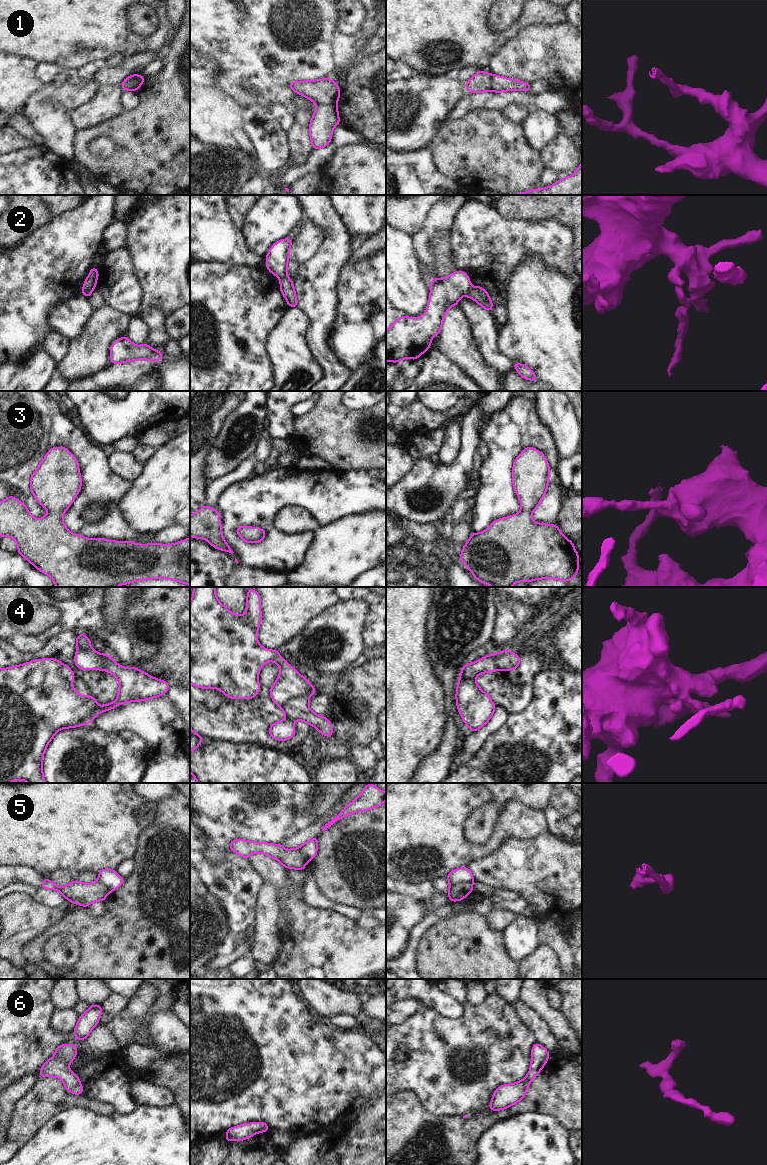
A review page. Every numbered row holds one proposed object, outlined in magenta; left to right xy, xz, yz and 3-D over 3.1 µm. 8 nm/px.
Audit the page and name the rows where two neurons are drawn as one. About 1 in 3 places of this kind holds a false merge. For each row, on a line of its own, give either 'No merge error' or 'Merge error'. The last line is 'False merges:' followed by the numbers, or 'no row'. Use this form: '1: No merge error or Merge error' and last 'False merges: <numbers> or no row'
1: Merge error
2: Merge error
3: No merge error
4: Merge error
5: Merge error
6: No merge error
False merges: 1, 2, 4, 5

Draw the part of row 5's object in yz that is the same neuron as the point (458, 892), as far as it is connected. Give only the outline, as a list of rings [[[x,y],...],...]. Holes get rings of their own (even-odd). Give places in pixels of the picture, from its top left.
[[[463,882],[452,887],[451,891],[448,894],[450,902],[461,901],[467,895],[471,894],[473,889],[473,883]]]

